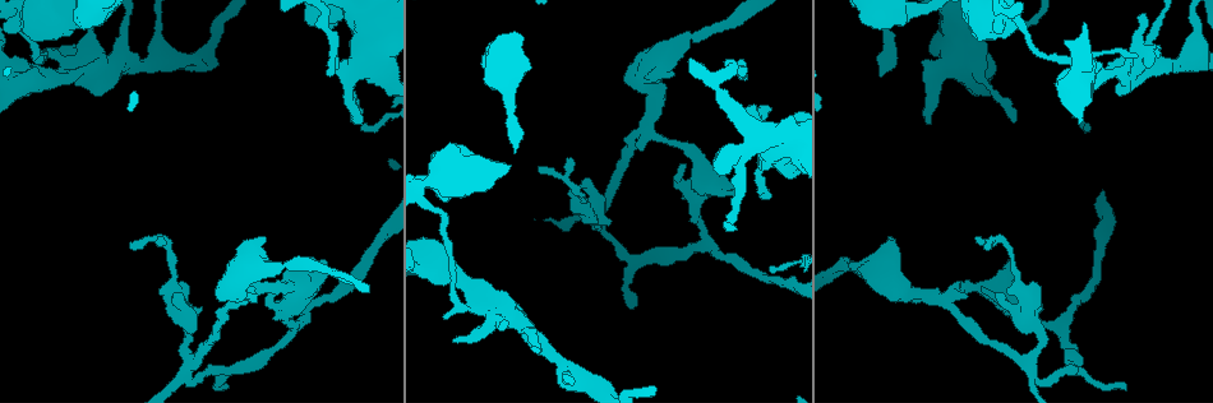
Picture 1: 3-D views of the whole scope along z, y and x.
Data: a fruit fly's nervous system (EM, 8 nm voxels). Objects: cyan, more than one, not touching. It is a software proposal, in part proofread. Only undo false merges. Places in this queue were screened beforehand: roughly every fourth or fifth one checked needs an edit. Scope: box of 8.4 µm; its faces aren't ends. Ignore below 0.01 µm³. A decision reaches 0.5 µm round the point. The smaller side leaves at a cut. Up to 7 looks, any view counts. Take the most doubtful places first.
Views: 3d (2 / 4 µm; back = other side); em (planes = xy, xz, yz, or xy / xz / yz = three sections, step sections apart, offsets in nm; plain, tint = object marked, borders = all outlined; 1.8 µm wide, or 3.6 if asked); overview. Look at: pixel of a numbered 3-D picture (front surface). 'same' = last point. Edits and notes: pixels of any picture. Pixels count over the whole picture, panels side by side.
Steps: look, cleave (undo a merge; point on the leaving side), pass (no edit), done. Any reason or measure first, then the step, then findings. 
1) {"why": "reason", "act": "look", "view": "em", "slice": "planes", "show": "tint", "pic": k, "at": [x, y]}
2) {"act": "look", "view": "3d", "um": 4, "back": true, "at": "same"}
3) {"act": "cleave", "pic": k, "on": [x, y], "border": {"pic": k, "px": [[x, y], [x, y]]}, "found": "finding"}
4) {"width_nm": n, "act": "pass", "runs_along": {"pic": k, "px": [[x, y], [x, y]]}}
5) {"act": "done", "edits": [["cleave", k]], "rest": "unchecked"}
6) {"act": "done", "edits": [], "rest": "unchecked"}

{"why": "sharp bend", "act": "look", "view": "3d", "um": 4, "pic": 1, "at": [366, 32]}

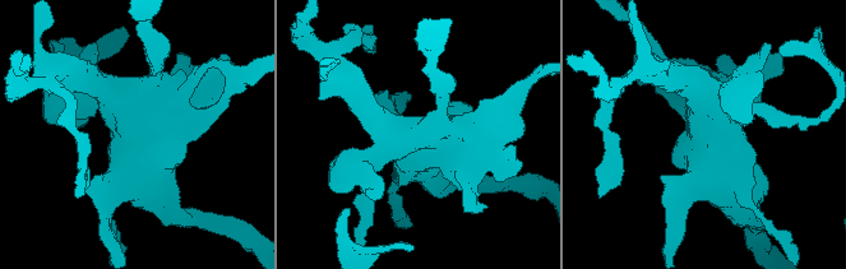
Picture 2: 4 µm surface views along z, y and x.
{"why": "need the tissue", "act": "look", "view": "em", "slice": "xy", "step": 4, "show": "tint", "pic": 2, "at": [704, 135]}

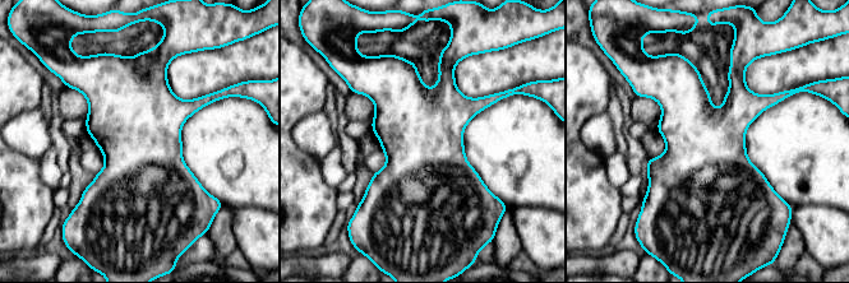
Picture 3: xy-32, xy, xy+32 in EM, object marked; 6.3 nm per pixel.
{"act": "look", "view": "em", "slice": "yz", "step": 16, "show": "borders", "at": "same"}

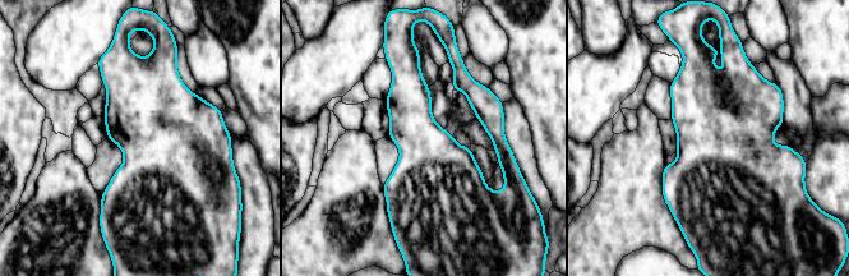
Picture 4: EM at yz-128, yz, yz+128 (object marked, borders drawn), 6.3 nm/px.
{"act": "pass", "found": "all the same neuron"}

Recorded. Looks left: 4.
{"why": "calibre changes", "act": "look", "view": "em", "slice": "planes", "show": "tint", "pic": 1, "at": [646, 126]}

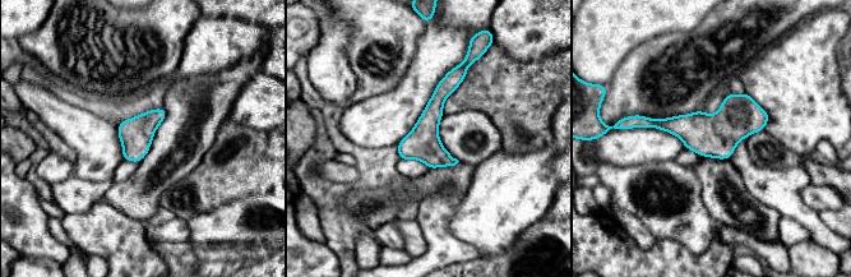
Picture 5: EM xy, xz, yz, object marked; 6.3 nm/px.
{"act": "pass", "runs_along": {"pic": 5, "px": [[766, 118], [729, 125], [639, 123]]}, "found": "all the same neuron"}

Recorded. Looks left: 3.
{"why": "sharp bend", "act": "look", "view": "3d", "um": 4, "pic": 1, "at": [1000, 238]}

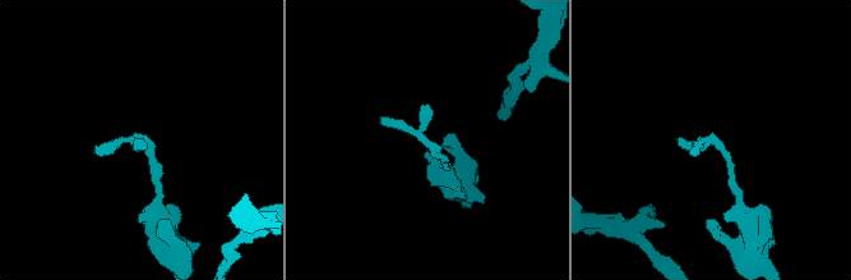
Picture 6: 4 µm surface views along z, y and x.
{"why": "shape alone is not enough", "act": "look", "view": "em", "slice": "xz", "step": 16, "show": "tint", "pic": 6, "at": [426, 140]}

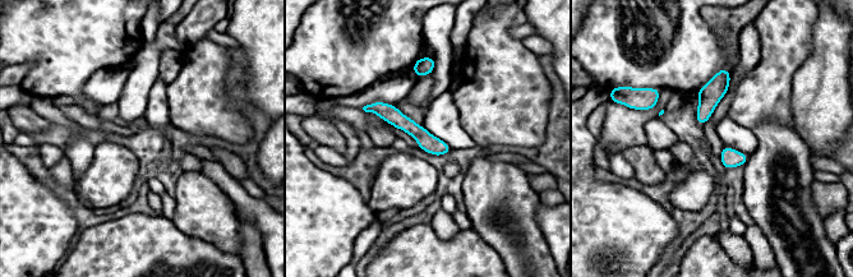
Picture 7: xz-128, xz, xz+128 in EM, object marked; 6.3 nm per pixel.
{"act": "look", "view": "em", "slice": "planes", "show": "borders", "at": "same"}

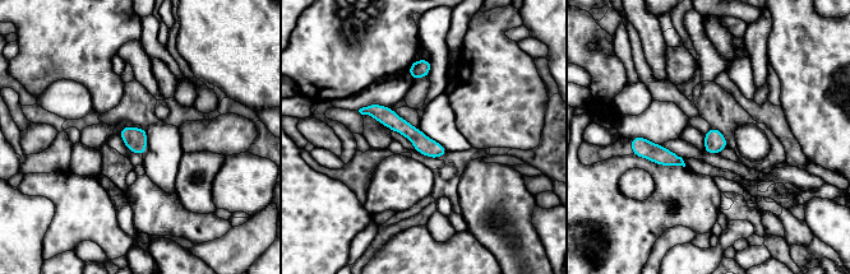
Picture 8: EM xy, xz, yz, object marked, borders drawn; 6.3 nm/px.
{"act": "pass", "runs_along": {"pic": 8, "px": [[364, 111], [378, 111], [442, 152]]}, "found": "all the same neuron"}

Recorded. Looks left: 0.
{"act": "done", "edits": [], "rest": "unchecked"}

